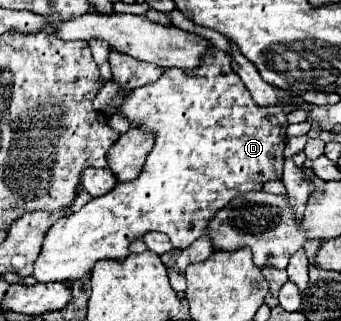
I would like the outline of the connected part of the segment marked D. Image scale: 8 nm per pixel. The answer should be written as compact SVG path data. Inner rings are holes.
M214 46L206 50L200 58L200 66L192 70L166 68L164 74L146 86L138 86L126 94L120 106L120 114L134 128L154 130L154 146L146 158L140 176L134 182L116 184L108 194L92 198L80 212L62 216L48 232L38 258L34 260L32 276L38 282L56 280L78 280L90 274L92 266L102 258L122 260L130 254L128 244L142 234L156 230L170 236L172 246L182 250L202 236L206 222L216 210L226 206L230 198L244 194L248 190L260 190L264 182L282 176L282 150L286 142L286 114L294 108L260 108L254 104L248 88L240 76L232 70L232 58ZM218 86L216 98L210 96Z

